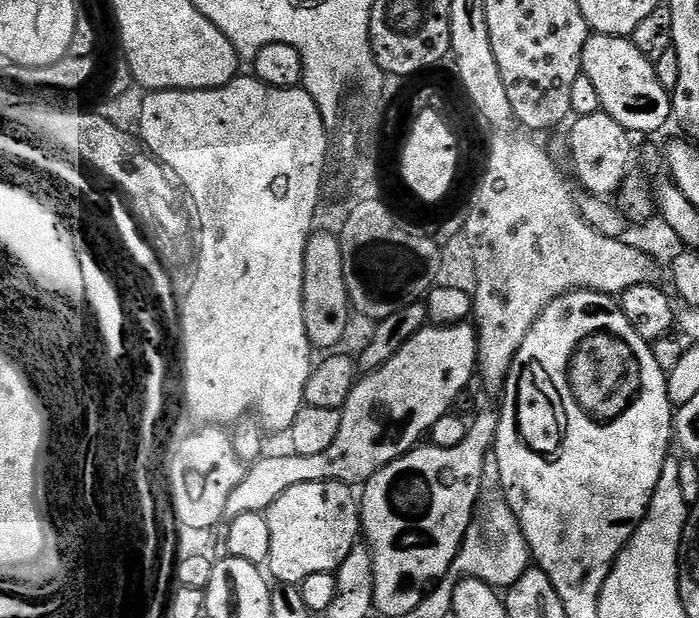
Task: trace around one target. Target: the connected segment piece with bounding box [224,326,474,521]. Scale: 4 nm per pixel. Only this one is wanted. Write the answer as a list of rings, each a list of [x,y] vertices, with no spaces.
[[[425,326],[418,334],[414,334],[414,338],[410,338],[410,342],[406,342],[406,346],[402,346],[402,350],[398,350],[398,354],[394,354],[394,358],[390,358],[376,371],[357,379],[341,411],[342,427],[338,430],[338,438],[334,438],[334,443],[330,445],[330,450],[305,456],[288,450],[285,451],[285,456],[264,454],[252,462],[245,471],[242,482],[234,486],[234,494],[226,498],[225,517],[231,521],[238,518],[238,514],[267,513],[271,504],[282,494],[286,494],[290,486],[306,482],[338,482],[349,486],[363,486],[378,470],[412,451],[429,435],[440,418],[453,411],[458,394],[473,383],[473,365],[460,364],[459,330],[456,326]]]

